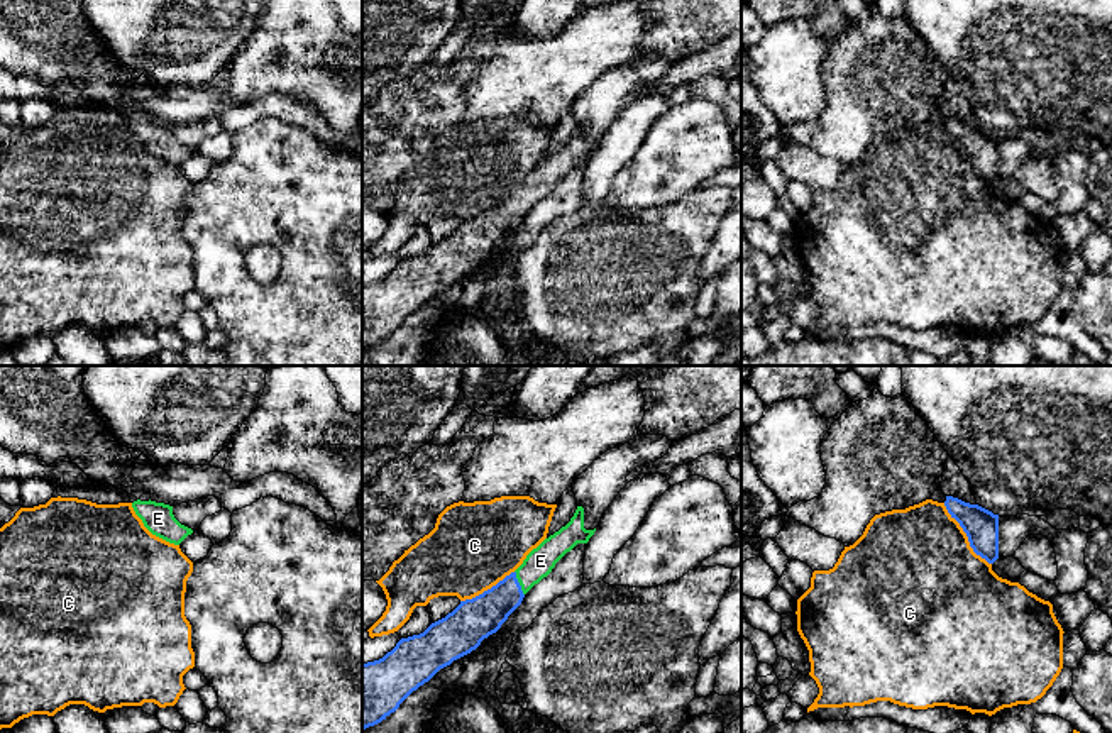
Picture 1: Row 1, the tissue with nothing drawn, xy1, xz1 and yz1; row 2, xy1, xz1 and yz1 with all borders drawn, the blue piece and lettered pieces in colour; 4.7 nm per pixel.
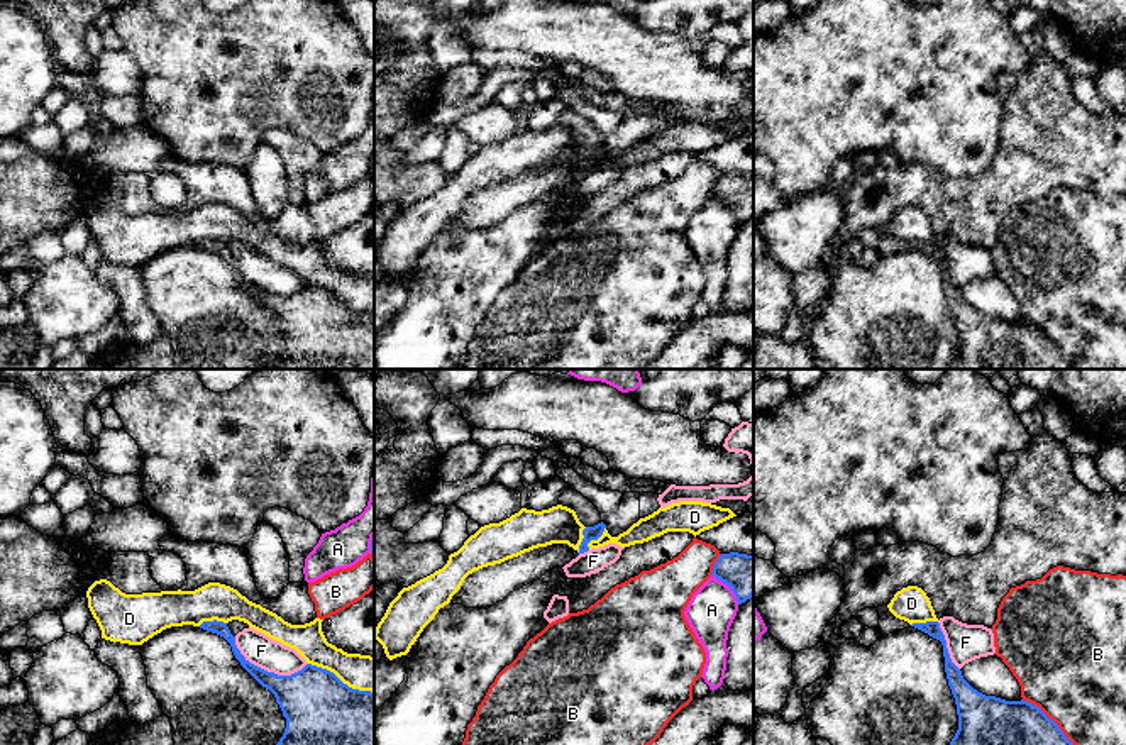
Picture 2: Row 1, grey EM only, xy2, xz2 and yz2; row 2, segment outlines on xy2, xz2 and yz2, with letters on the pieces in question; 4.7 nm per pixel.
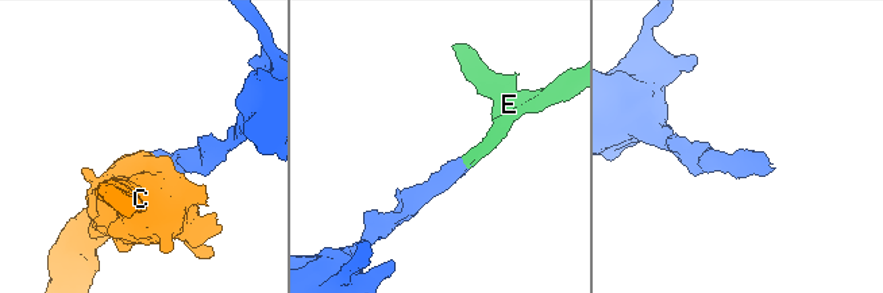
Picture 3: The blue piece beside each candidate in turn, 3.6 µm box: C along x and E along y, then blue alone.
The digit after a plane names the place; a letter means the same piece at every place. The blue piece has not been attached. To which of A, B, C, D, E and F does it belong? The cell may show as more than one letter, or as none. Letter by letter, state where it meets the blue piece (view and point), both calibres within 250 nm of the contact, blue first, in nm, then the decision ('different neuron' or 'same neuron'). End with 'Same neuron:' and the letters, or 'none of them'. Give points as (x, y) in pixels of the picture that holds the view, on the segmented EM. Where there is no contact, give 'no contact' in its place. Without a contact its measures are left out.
A: meets blue in xz2 at (728, 584); 190 nm thick on the blue side, 220 nm on the other; different neuron
B: meets blue in yz2 at (1047, 717); 220 nm thick on the blue side, 480 nm on the other; different neuron
C: meets blue in yz1 at (967, 535); 160 nm thick on the blue side, 480 nm on the other; different neuron
D: meets blue in xy2 at (339, 679); 340 nm thick on the blue side, 170 nm on the other; different neuron
E: meets blue in xz1 at (518, 583); 190 nm thick on the blue side, 140 nm on the other; same neuron
F: meets blue in xy2 at (266, 671); 300 nm thick on the blue side, 150 nm on the other; different neuron
Same neuron: E

